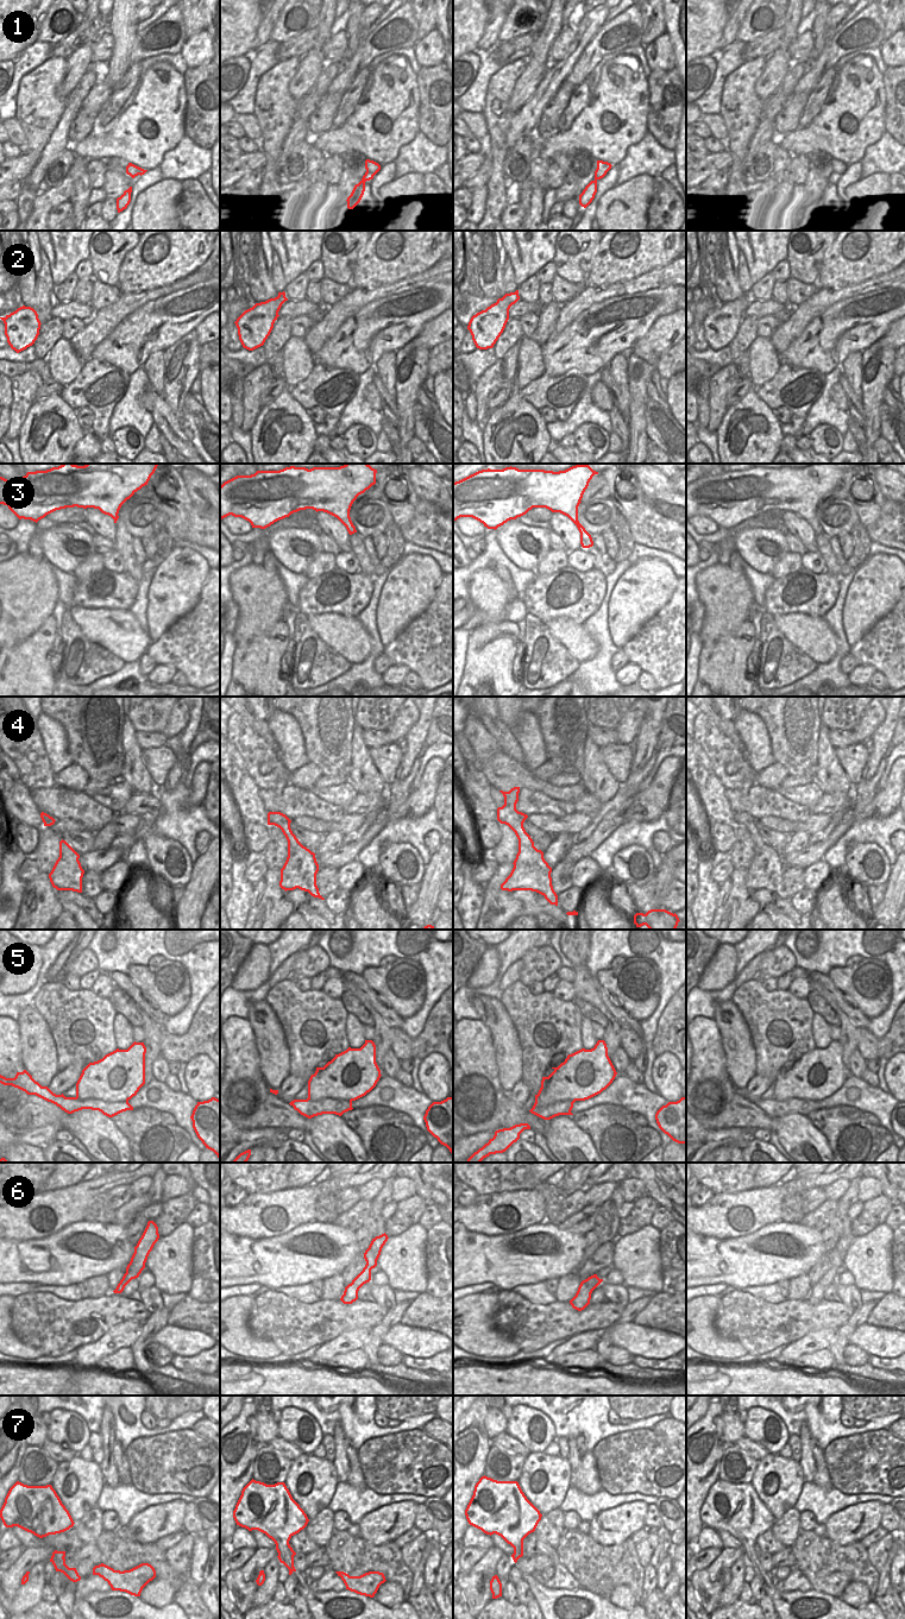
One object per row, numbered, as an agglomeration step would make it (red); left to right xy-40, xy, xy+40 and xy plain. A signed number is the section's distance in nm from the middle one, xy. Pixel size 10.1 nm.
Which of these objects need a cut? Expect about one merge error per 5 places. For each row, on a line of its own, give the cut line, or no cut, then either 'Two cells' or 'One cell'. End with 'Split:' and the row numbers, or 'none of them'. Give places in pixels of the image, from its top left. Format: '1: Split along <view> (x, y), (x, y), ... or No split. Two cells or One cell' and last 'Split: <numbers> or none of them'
1: No split. One cell
2: No split. One cell
3: No split. One cell
4: No split. One cell
5: No split. One cell
6: No split. One cell
7: No split. One cell
Split: none of them.

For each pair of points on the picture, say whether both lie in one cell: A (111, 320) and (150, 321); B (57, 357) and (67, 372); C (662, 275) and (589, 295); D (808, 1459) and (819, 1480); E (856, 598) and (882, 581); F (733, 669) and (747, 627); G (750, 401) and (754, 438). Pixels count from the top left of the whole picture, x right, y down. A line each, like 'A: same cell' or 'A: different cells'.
A: different cells
B: same cell
C: same cell
D: different cells
E: same cell
F: same cell
G: same cell

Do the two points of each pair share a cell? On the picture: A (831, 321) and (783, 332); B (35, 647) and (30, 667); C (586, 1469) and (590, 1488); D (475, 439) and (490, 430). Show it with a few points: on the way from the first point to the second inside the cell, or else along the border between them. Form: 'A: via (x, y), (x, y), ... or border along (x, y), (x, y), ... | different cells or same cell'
A: border along (827, 309), (817, 315), (787, 348) | different cells
B: via (35, 651), (30, 662) | same cell
C: via (586, 1474), (589, 1484) | same cell
D: border along (483, 426), (482, 451) | different cells

